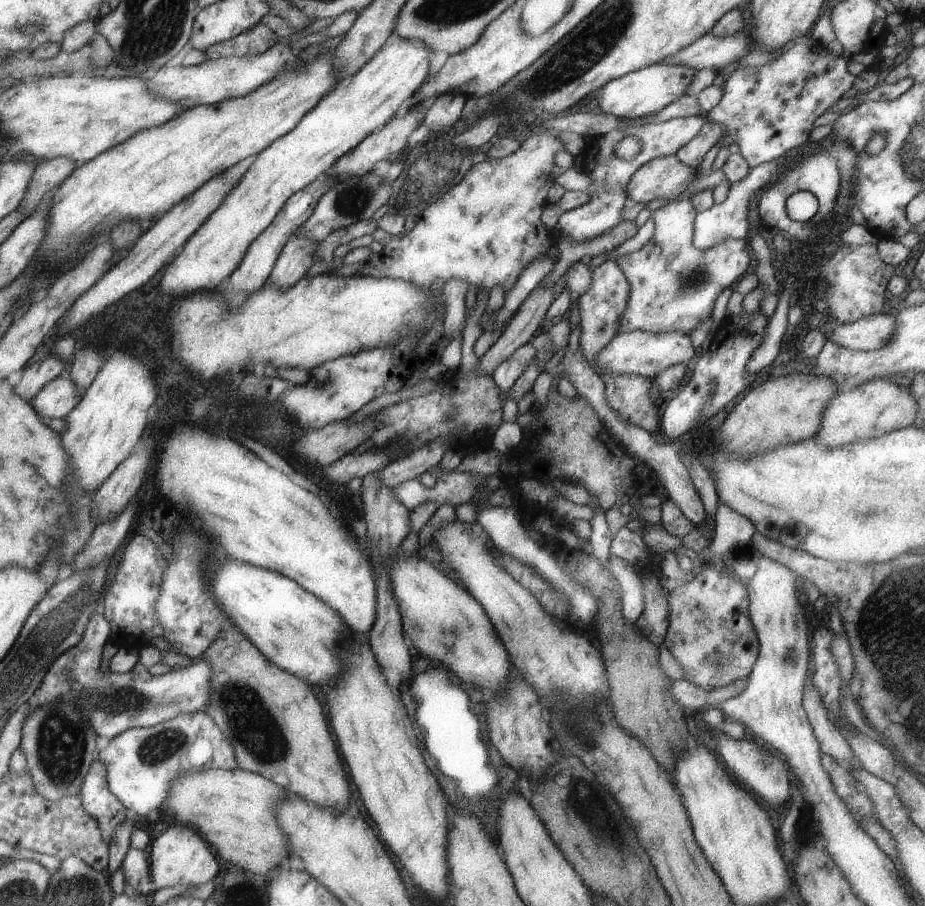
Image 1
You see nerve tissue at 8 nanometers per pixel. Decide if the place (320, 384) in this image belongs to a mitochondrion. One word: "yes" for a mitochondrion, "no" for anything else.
yes

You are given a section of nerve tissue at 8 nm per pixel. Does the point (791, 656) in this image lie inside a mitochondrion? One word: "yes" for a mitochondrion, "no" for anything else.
yes

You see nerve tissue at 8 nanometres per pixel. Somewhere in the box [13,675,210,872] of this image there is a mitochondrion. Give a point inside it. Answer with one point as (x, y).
(61, 735)

